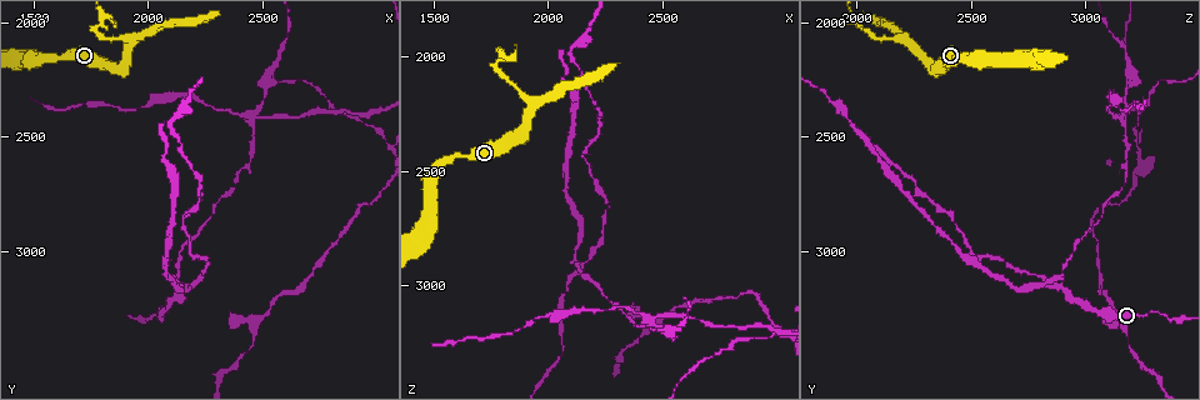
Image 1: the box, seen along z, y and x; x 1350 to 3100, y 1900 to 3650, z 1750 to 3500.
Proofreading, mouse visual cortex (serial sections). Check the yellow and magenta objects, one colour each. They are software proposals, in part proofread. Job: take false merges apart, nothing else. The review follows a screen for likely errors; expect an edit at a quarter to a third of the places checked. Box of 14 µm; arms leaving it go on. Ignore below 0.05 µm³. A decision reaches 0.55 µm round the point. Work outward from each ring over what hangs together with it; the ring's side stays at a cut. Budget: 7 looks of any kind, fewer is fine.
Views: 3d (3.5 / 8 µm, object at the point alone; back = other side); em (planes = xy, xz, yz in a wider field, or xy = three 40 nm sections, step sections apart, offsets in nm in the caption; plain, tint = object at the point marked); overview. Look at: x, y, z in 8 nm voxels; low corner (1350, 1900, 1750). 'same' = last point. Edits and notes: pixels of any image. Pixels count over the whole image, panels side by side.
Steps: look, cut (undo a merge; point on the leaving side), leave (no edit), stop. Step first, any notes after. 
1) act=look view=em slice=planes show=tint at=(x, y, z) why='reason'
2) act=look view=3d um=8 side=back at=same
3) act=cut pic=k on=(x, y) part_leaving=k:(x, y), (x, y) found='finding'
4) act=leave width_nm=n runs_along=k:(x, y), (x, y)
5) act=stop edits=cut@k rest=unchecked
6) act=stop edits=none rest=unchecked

act=look view=3d um=3.5 at=(2120, 3090, 2890) why='a narrow waist'

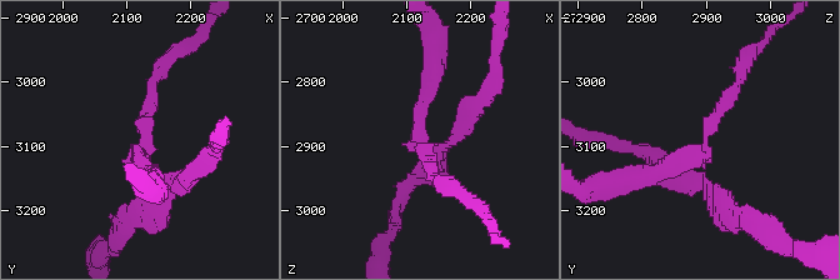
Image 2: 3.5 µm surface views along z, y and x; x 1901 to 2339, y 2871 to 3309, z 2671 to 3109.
act=look view=em slice=xy step=3 show=tint at=(2130, 3090, 2895) arm_widths_nm=150,200 why='now the EM'

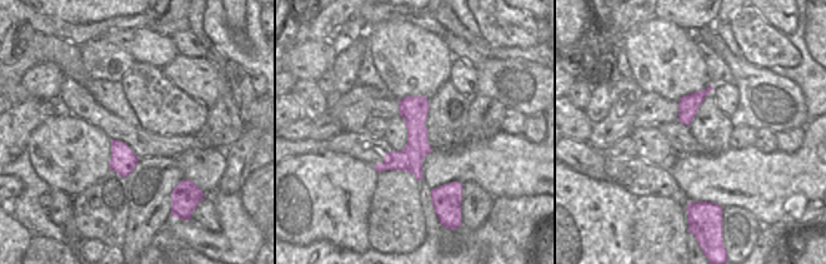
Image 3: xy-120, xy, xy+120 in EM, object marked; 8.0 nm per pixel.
act=cut pic=2 on=(695, 154) part_leaving=2:(698, 183), (601, 144) found='two cells meet here'

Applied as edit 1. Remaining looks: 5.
act=look view=3d um=3.5 side=back at=(1940, 2080, 2220) why='three arms meet'

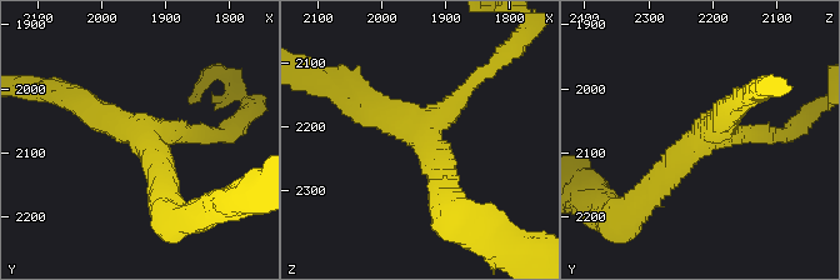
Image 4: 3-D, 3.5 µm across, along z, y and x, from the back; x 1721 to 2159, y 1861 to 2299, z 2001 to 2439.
act=look view=em slice=xy step=3 show=tint at=(1935, 2075, 2215) arms=3 arm_widths_nm=200,300,350

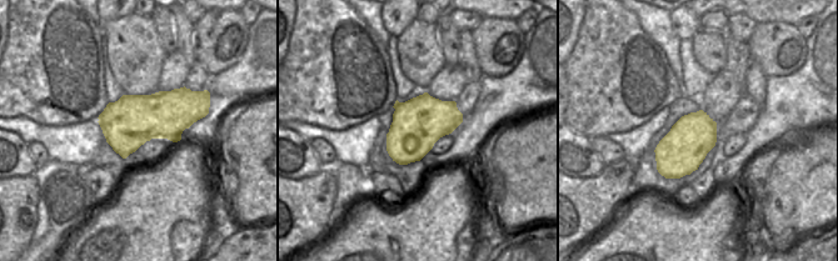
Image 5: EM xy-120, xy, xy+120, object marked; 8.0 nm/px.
act=leave runs_along=4:(646, 195), (740, 99) found='all the same cell'

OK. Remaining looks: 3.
act=look view=3d um=8 side=back at=(1780, 2010, 2020) why='abrupt turn'

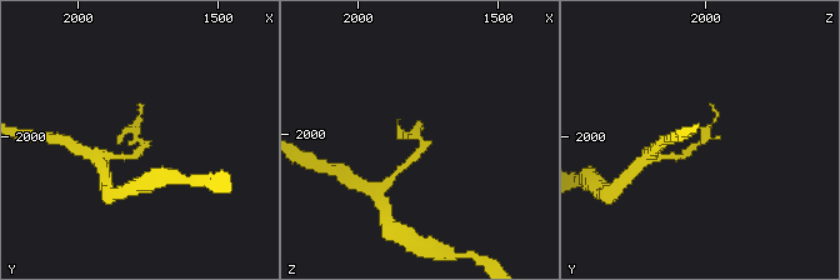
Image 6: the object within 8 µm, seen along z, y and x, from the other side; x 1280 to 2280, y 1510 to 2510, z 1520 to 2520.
act=look view=3d um=3.5 at=(1780, 2010, 2020)

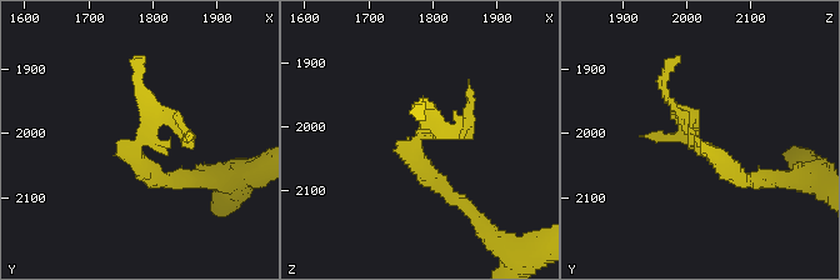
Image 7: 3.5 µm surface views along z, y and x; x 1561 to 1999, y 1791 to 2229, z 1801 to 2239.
act=look view=em slice=xy step=2 show=tint at=(1770, 2015, 2025)

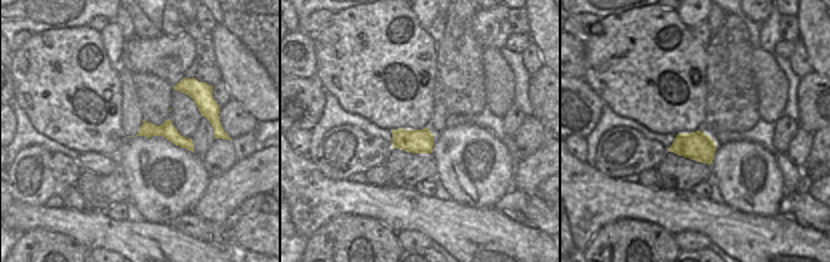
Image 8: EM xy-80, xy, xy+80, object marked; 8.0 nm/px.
act=cut pic=7 on=(453, 135) border=8:(158, 126), (161, 135) found='a second cell is stuck on'

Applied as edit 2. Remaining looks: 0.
act=stop edits=cut@2,cut@7 rest=unchecked

